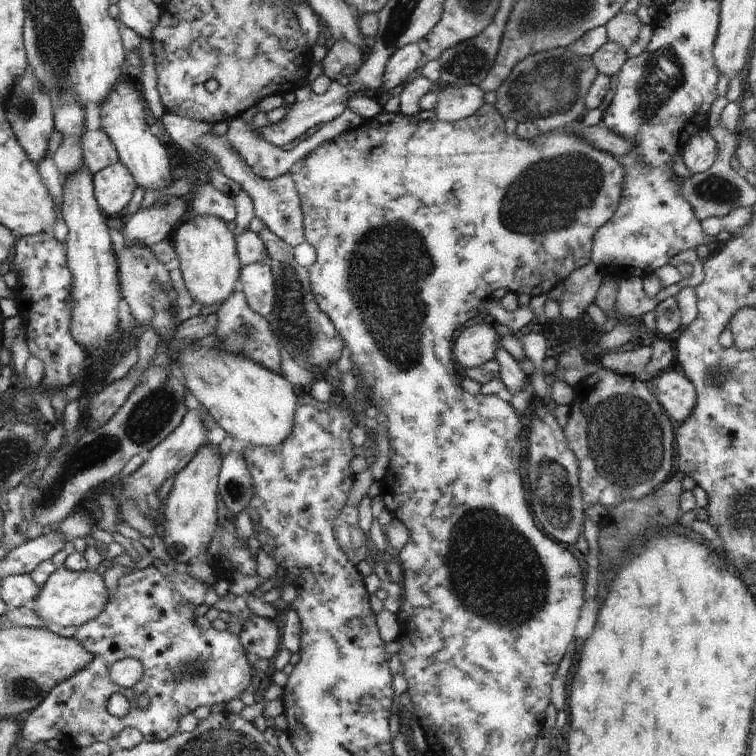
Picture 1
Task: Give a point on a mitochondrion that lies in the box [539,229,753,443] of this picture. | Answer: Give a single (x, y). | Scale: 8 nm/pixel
(717, 376)

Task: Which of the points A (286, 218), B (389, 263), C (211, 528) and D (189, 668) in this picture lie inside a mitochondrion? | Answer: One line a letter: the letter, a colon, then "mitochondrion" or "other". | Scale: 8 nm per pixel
A: mitochondrion
B: mitochondrion
C: other
D: mitochondrion

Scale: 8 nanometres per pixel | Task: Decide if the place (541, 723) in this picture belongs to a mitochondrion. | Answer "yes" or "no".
no

